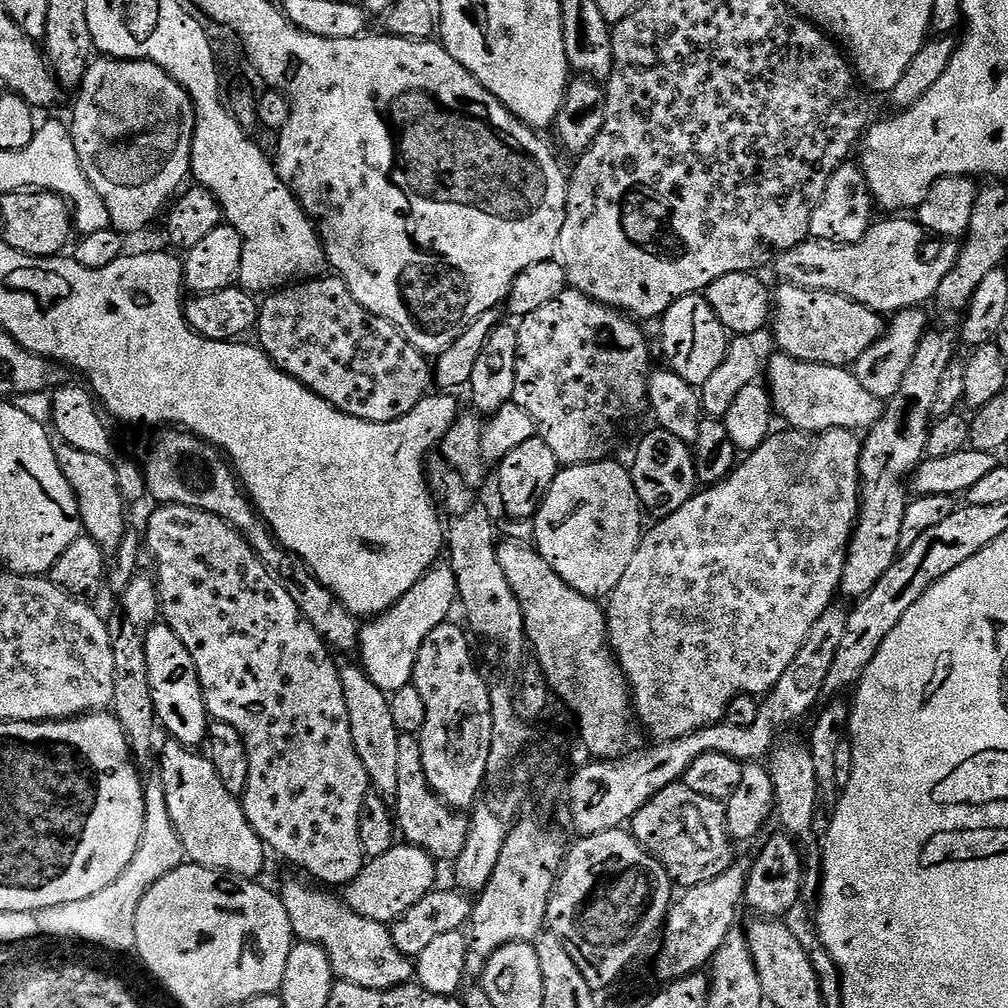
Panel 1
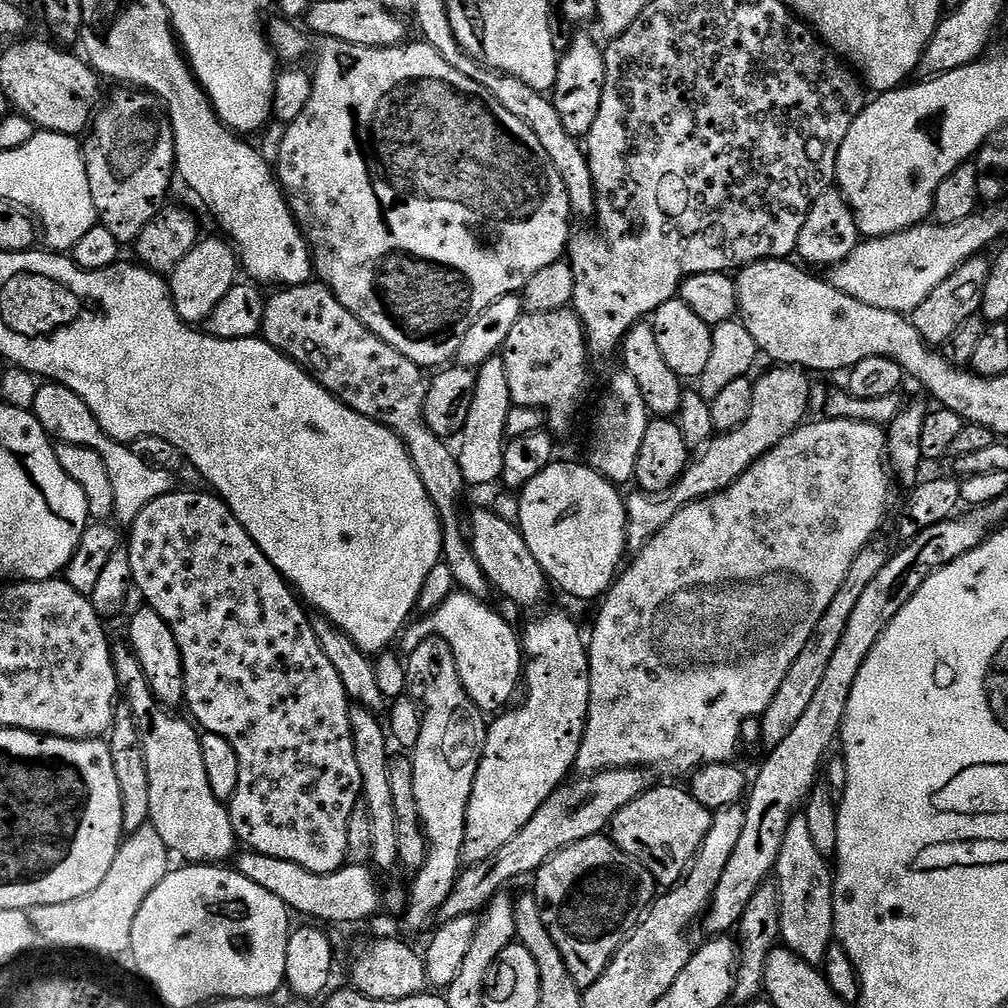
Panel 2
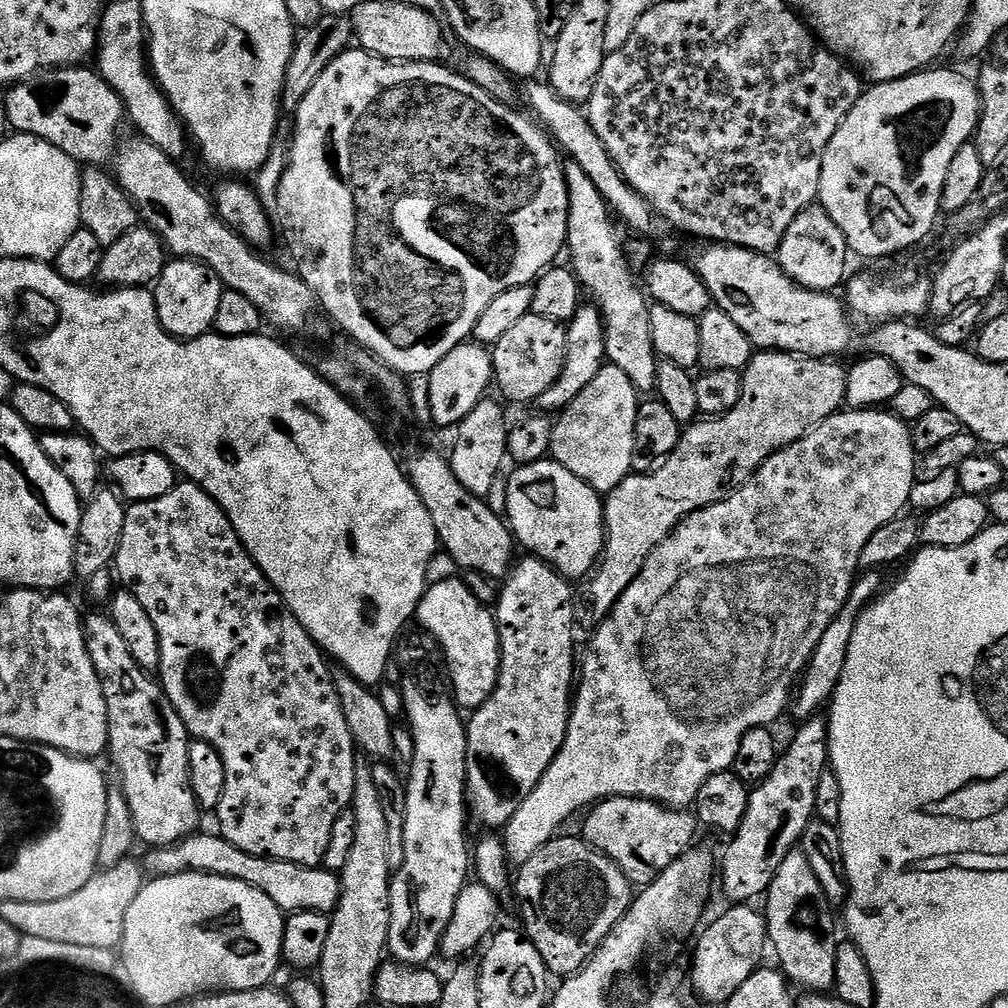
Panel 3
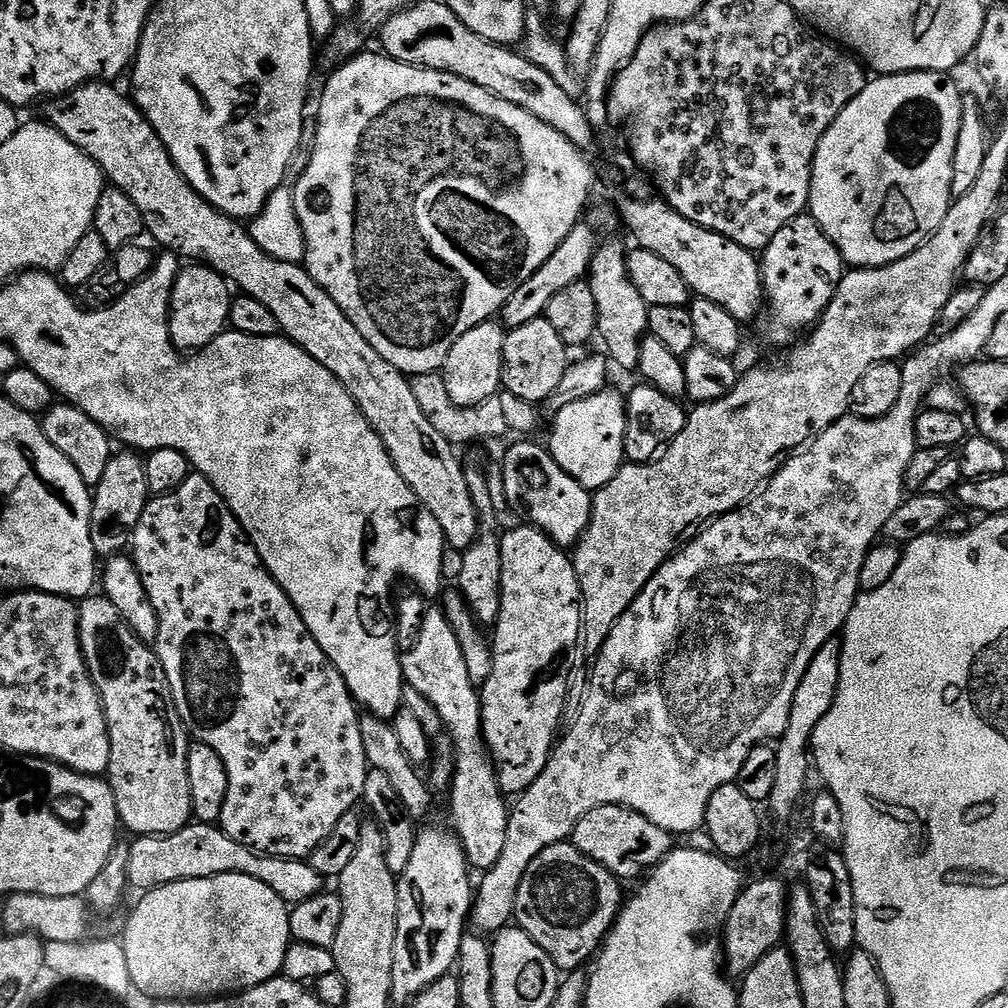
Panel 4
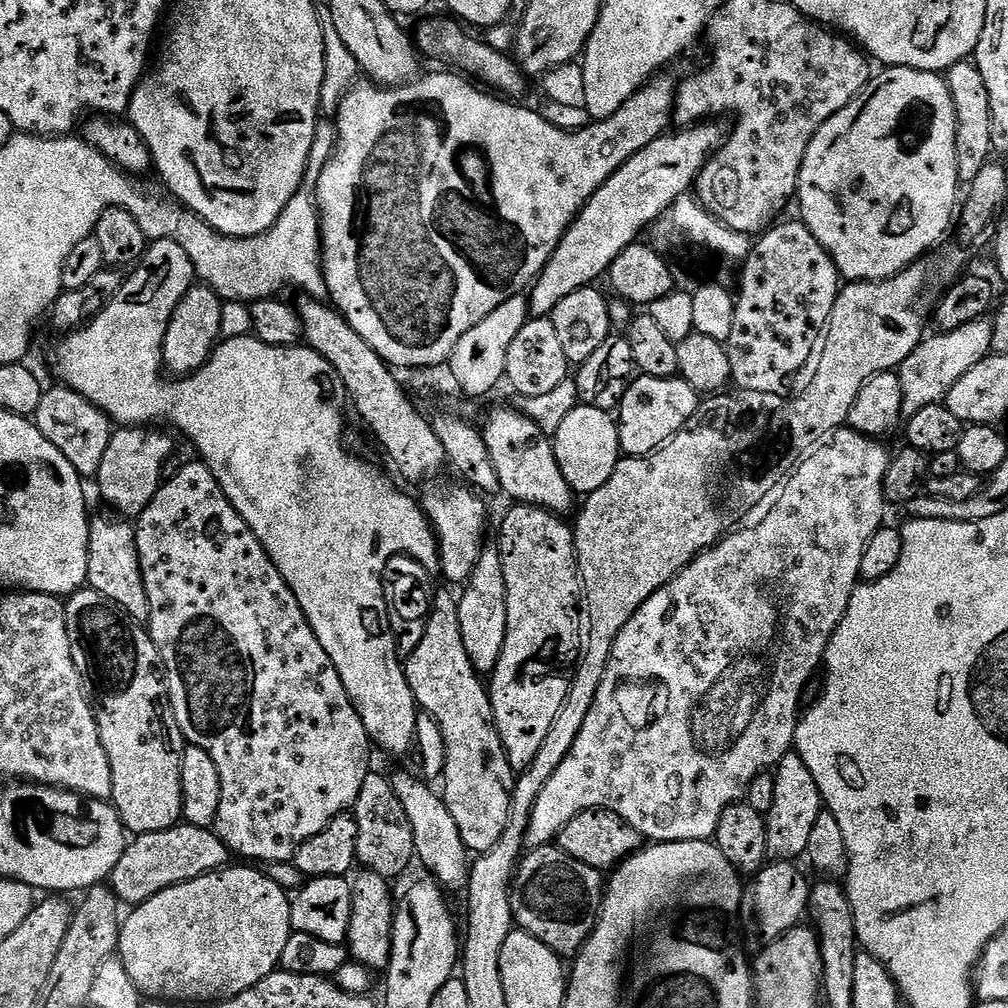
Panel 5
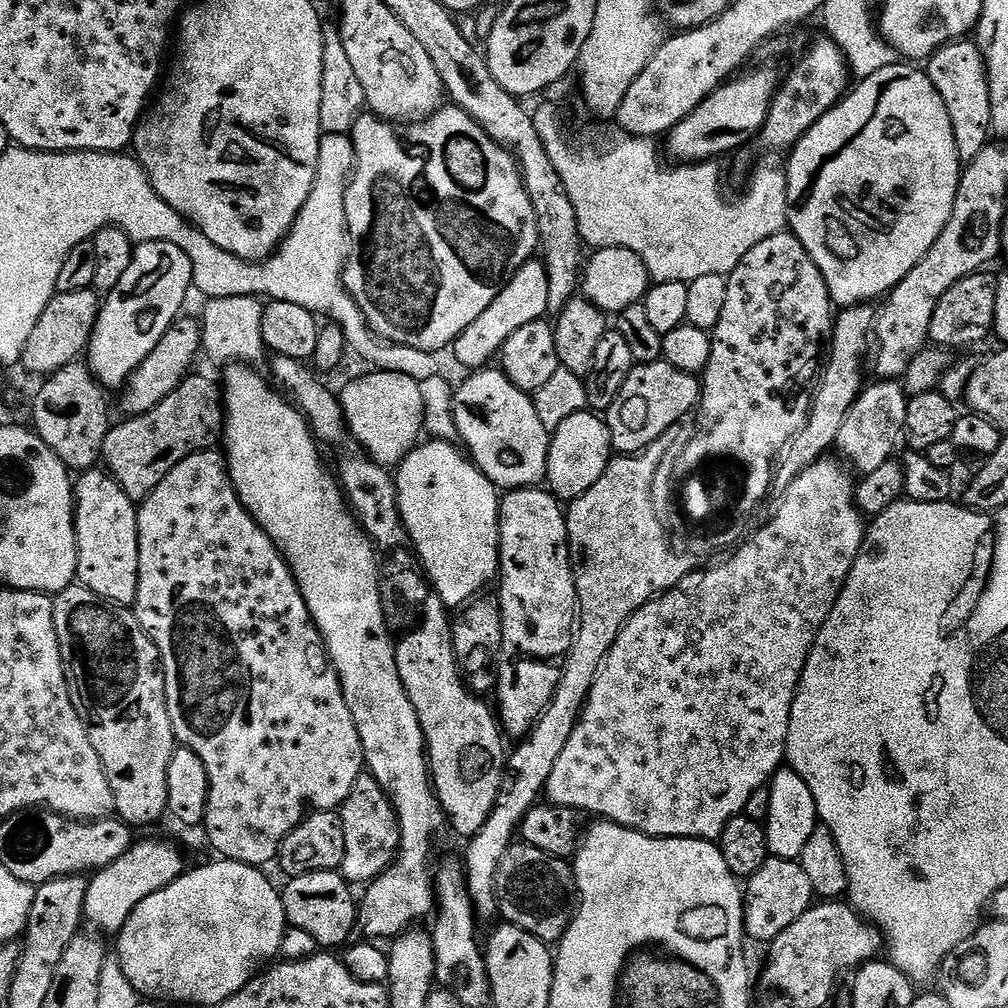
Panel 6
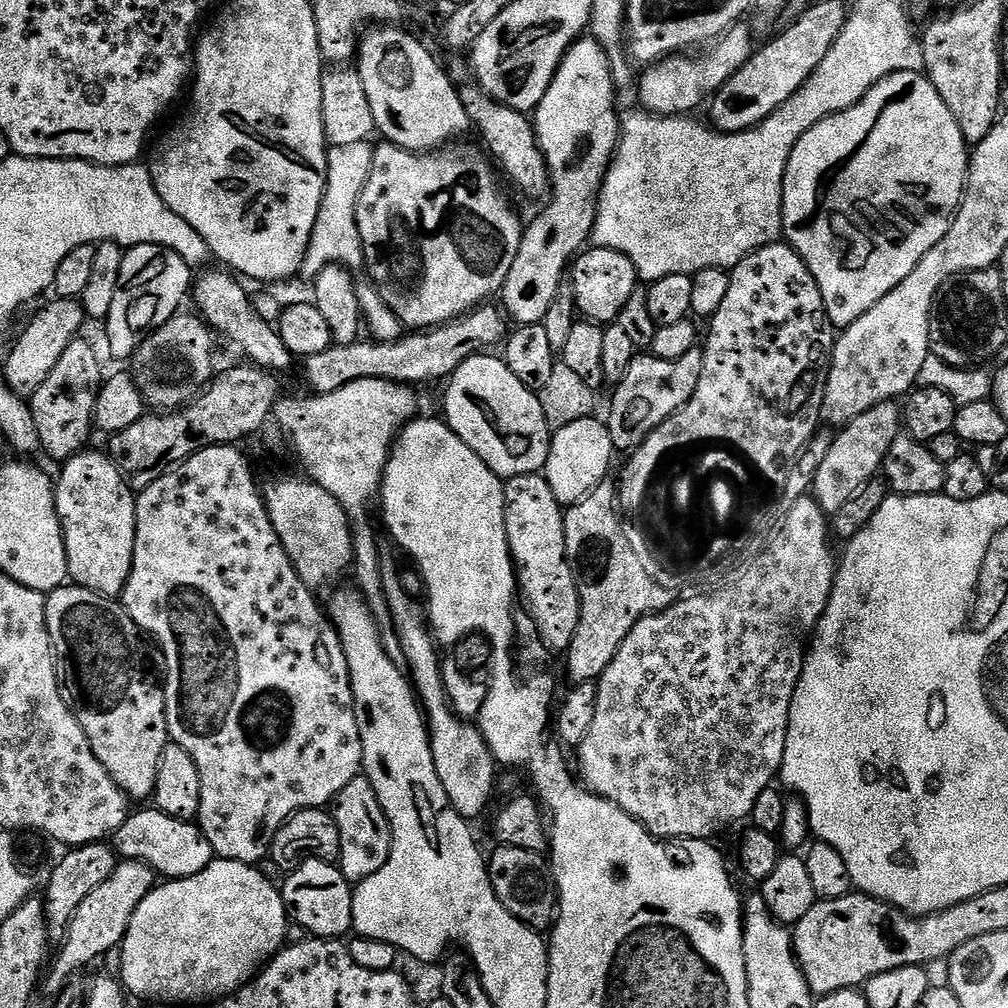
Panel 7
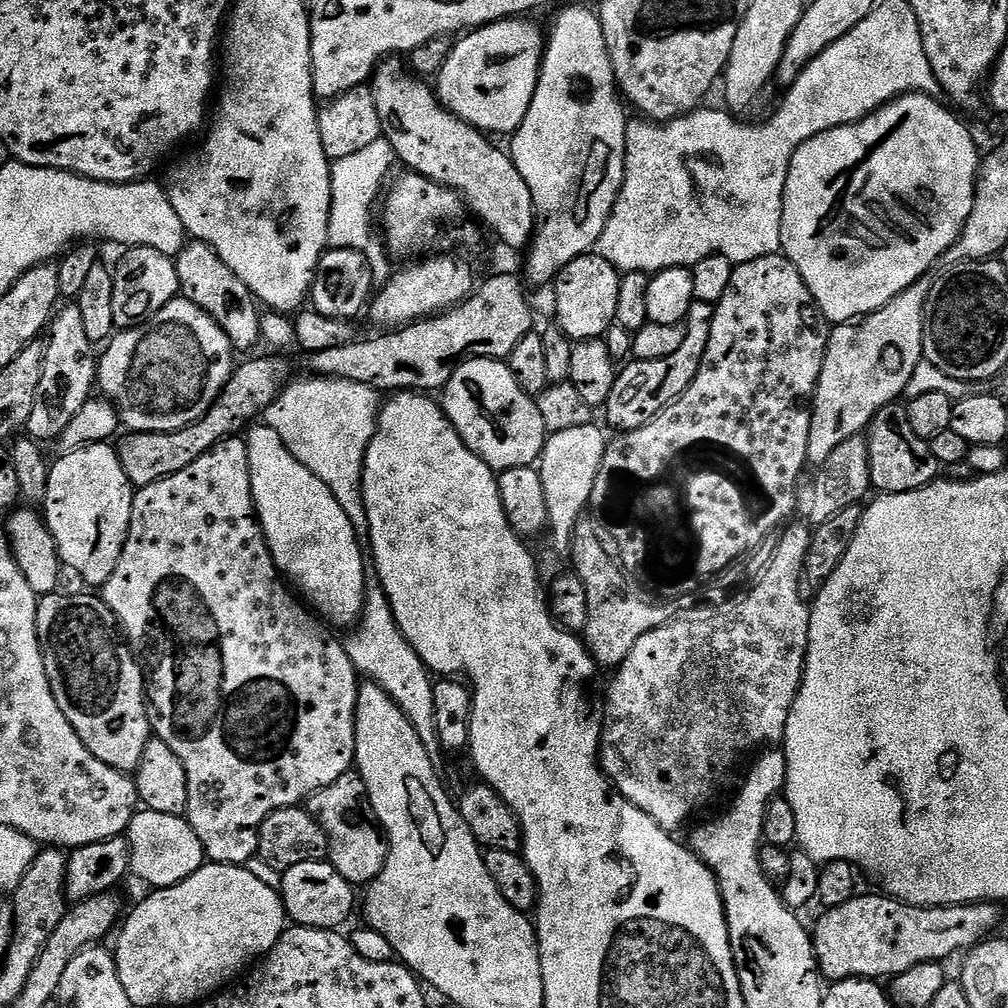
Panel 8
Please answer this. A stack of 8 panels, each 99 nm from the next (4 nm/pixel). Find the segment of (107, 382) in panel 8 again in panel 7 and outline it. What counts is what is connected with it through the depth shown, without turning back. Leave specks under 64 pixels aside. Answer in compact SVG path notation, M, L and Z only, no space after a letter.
M199 315L171 316L156 329L131 357L131 375L134 377L145 405L152 410L179 410L187 408L212 383L212 339L214 333Z

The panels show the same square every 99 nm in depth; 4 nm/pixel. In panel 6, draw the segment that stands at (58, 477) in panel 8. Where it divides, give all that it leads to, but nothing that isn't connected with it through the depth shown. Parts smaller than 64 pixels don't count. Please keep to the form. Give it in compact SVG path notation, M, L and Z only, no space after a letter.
M99 467L89 468L75 481L76 493L76 549L78 566L76 580L85 588L98 594L98 598L108 600L111 604L132 606L138 594L138 522L136 521L137 505L128 497L126 490L107 471Z

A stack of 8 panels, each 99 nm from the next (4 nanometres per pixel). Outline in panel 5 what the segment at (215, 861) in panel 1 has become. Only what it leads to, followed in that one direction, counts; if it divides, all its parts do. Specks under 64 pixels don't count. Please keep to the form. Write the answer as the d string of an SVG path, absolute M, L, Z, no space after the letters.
M87 586L67 597L64 605L66 634L70 634L70 654L81 666L92 664L92 676L96 679L94 711L98 738L106 758L110 758L112 779L111 805L120 815L120 823L132 834L157 832L173 828L182 820L182 754L186 741L172 713L168 697L168 681L160 662L160 652L148 634L148 629L139 620L128 616L114 602Z

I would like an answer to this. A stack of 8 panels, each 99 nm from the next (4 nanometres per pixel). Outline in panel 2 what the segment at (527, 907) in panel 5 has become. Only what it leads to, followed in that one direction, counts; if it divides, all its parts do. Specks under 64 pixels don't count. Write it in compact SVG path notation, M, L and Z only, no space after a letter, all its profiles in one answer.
M604 834L566 846L535 872L535 880L534 891L538 910L542 910L542 922L546 922L546 930L550 930L550 938L554 938L554 946L558 946L566 962L566 970L570 970L581 990L594 986L594 982L602 978L616 951L632 935L658 895L658 885L650 870L633 856L627 856Z

